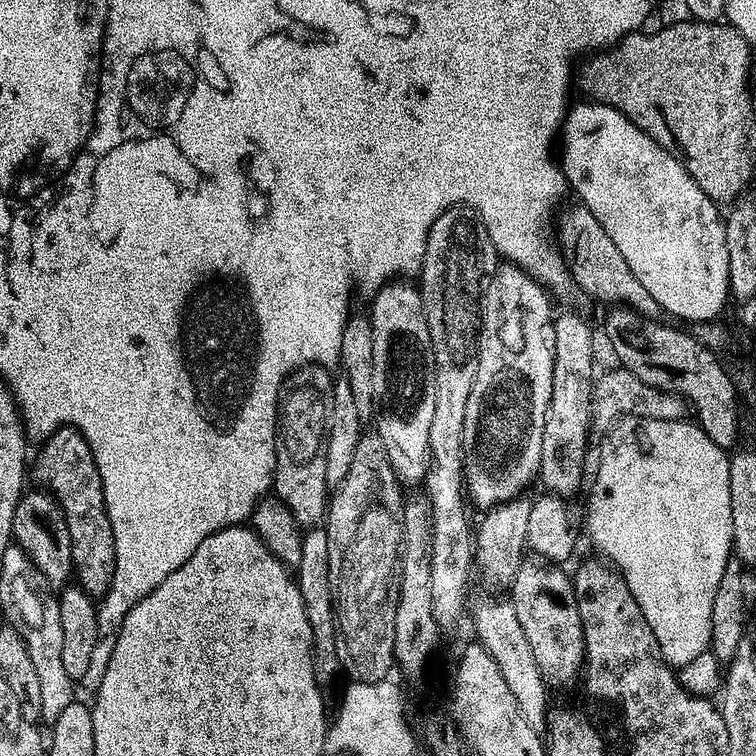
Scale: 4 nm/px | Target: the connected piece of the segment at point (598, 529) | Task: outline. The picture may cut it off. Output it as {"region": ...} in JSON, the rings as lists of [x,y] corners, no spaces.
{"region":[[[626,416],[607,429],[604,440],[604,464],[596,468],[596,481],[592,484],[592,493],[588,496],[588,536],[597,548],[599,555],[611,563],[616,571],[627,580],[628,588],[635,592],[636,601],[650,626],[654,630],[654,638],[658,638],[658,646],[662,650],[662,658],[673,669],[679,670],[703,652],[709,651],[712,636],[708,634],[708,616],[714,610],[714,596],[718,594],[716,584],[722,582],[722,574],[729,560],[733,559],[731,508],[730,508],[730,460],[729,453],[720,448],[701,430],[699,423],[687,424],[687,419],[670,421],[652,421],[646,417]]]}

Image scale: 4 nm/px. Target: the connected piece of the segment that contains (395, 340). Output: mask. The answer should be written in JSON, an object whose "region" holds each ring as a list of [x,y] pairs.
{"region":[[[389,282],[372,297],[374,334],[374,430],[386,446],[390,466],[401,485],[425,479],[430,466],[430,422],[436,405],[436,355],[419,287],[412,282]]]}

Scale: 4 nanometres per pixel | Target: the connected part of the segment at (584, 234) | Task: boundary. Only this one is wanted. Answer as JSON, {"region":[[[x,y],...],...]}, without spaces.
{"region":[[[583,206],[575,207],[568,208],[565,212],[563,209],[558,216],[558,224],[560,220],[558,248],[566,261],[571,283],[589,292],[596,300],[613,300],[611,302],[613,305],[627,306],[642,316],[659,317],[662,310],[658,302],[650,296],[646,286],[642,286],[642,282],[634,278],[634,270],[626,266],[626,258],[622,258],[618,246],[610,242],[610,234],[606,234],[606,230],[598,226],[598,218],[594,218],[594,214],[590,214],[590,210]]]}

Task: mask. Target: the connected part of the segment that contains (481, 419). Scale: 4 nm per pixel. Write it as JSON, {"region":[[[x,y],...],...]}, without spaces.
{"region":[[[511,262],[501,263],[484,285],[484,297],[480,299],[478,374],[474,374],[474,390],[470,390],[470,402],[466,402],[463,447],[466,492],[480,510],[517,499],[520,488],[540,474],[542,440],[554,390],[554,311],[547,291],[541,281]]]}

